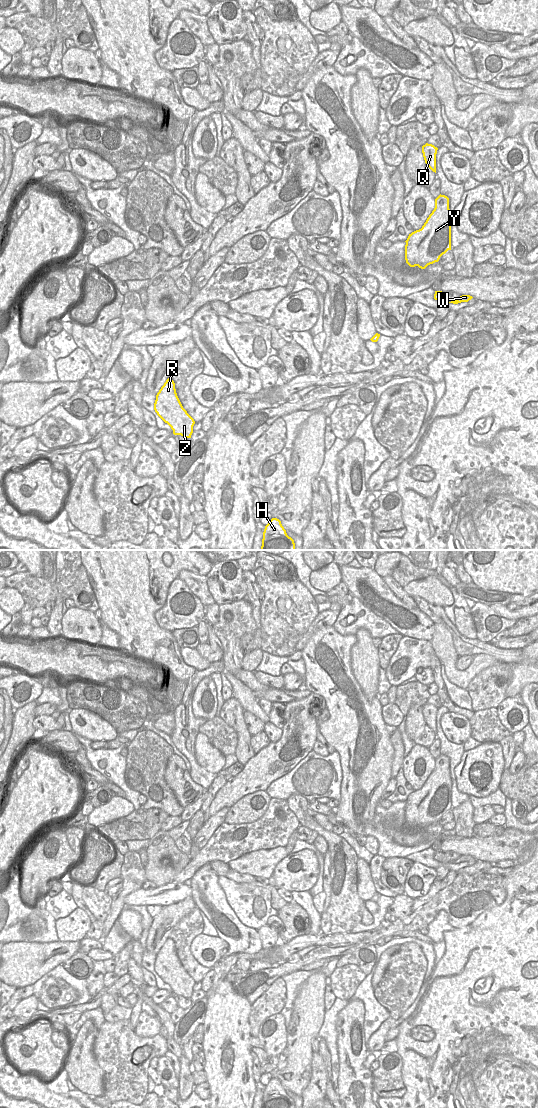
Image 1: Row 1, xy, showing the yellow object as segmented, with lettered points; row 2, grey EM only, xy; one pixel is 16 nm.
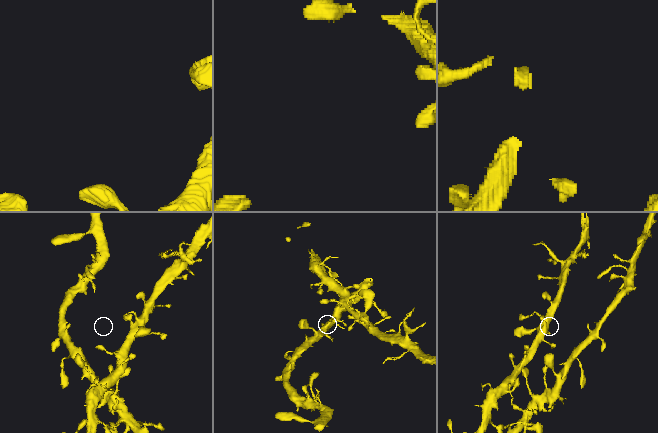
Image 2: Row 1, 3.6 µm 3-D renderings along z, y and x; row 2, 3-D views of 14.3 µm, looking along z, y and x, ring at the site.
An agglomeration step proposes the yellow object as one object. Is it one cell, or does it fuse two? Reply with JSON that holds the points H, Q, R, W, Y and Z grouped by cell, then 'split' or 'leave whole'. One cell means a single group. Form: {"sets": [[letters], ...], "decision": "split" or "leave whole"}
{"sets": [["H", "Q", "R", "W", "Y", "Z"]], "decision": "leave whole"}

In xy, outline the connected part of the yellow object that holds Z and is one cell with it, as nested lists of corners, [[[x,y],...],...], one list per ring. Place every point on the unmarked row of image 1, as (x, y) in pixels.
[[[171,938],[166,940],[157,953],[154,970],[171,987],[174,995],[191,998],[195,981],[183,968]]]

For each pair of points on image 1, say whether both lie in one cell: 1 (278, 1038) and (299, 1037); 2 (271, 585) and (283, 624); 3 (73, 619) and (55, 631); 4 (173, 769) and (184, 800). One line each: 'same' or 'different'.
1: different
2: same
3: different
4: same

